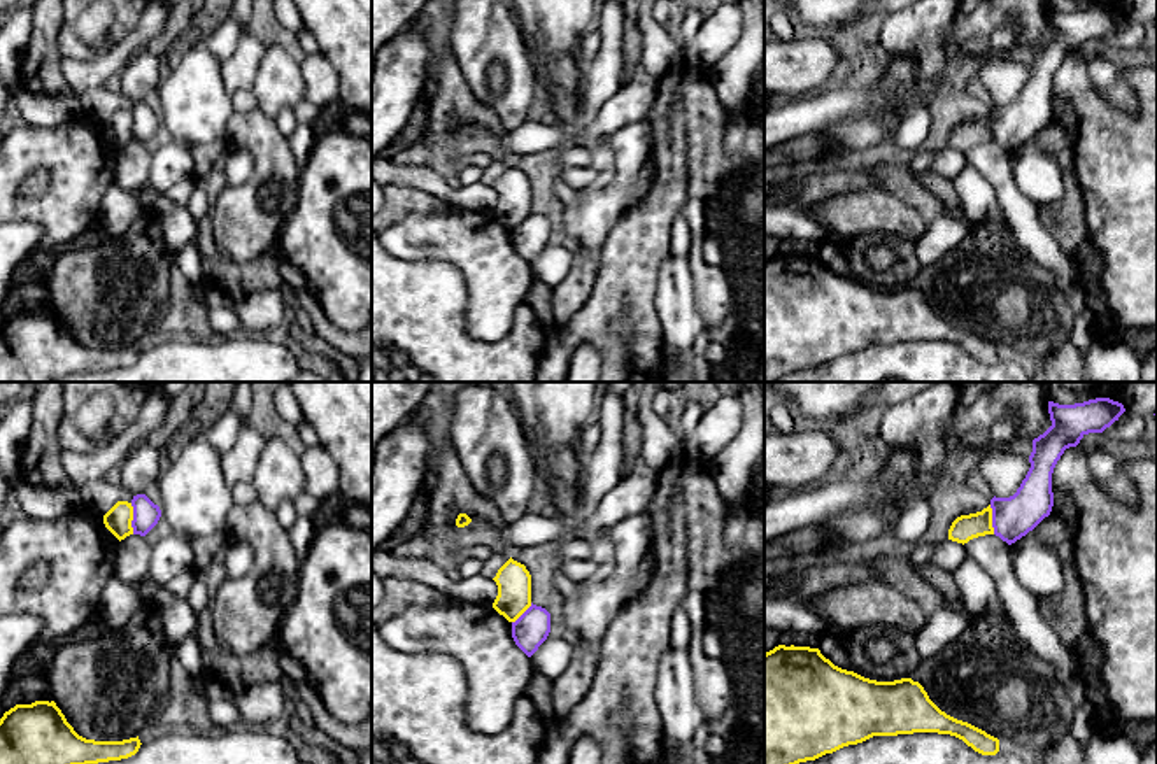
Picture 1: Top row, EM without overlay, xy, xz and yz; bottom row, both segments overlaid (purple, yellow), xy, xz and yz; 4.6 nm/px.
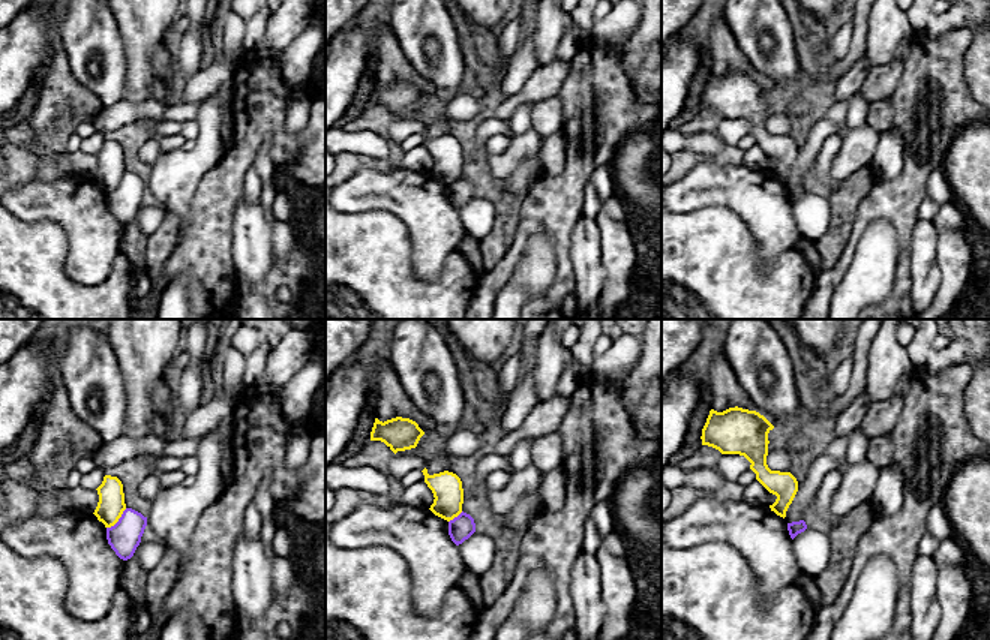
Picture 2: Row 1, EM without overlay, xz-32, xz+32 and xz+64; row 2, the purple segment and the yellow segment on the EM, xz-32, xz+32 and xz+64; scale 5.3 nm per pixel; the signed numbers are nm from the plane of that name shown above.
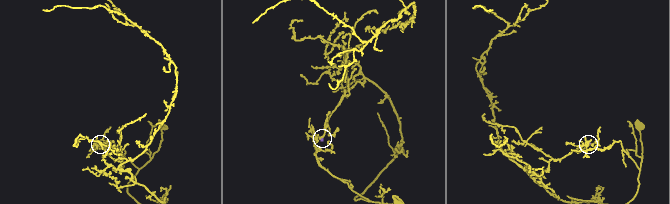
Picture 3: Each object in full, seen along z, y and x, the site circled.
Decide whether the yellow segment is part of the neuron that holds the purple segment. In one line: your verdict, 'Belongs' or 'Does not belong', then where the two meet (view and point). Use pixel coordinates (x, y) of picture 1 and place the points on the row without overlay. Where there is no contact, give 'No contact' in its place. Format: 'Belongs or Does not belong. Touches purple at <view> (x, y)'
Does not belong. Touches purple at xy (134, 127)

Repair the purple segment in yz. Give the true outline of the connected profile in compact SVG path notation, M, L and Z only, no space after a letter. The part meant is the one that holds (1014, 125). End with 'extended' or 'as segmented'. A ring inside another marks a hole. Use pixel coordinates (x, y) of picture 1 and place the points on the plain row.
M1110 5L1075 12L1048 9L1052 33L1033 47L1026 86L1013 103L990 107L994 142L1011 152L1048 124L1054 114L1052 81L1064 58L1089 40L1103 40L1124 19L1124 12Z | as segmented

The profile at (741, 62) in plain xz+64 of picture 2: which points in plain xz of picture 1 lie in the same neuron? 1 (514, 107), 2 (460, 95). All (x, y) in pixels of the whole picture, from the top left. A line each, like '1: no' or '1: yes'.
1: no
2: yes

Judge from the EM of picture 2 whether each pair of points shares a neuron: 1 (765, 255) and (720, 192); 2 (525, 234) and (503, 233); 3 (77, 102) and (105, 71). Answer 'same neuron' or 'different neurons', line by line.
1: same neuron
2: different neurons
3: different neurons

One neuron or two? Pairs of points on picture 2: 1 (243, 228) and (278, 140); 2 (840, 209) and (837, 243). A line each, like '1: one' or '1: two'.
1: two
2: one

